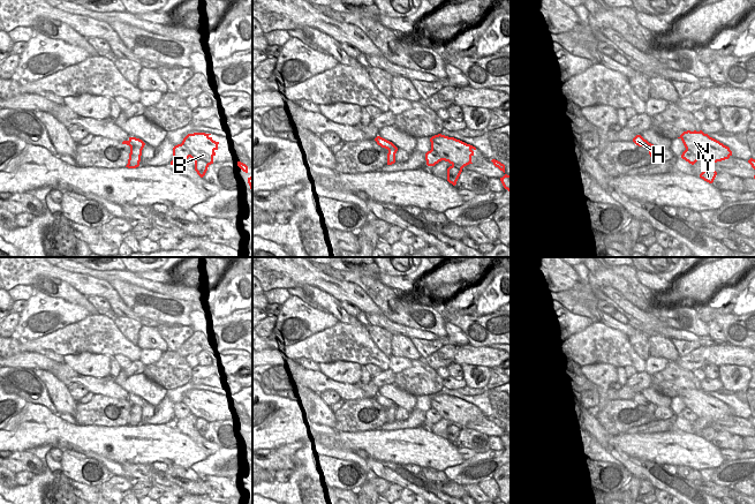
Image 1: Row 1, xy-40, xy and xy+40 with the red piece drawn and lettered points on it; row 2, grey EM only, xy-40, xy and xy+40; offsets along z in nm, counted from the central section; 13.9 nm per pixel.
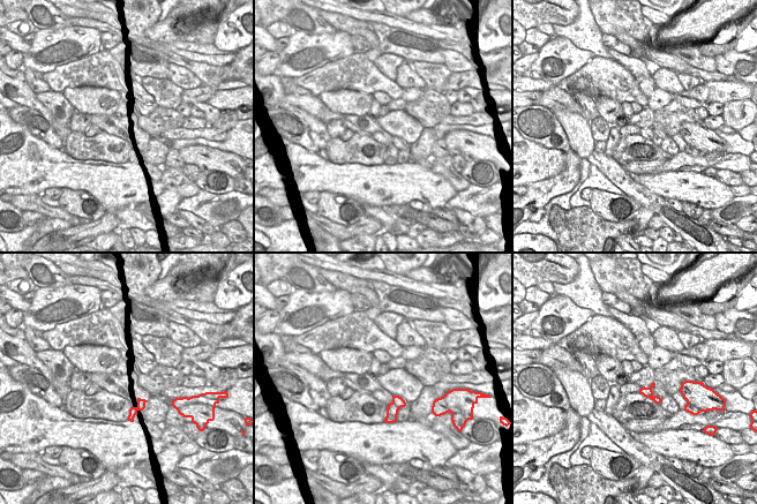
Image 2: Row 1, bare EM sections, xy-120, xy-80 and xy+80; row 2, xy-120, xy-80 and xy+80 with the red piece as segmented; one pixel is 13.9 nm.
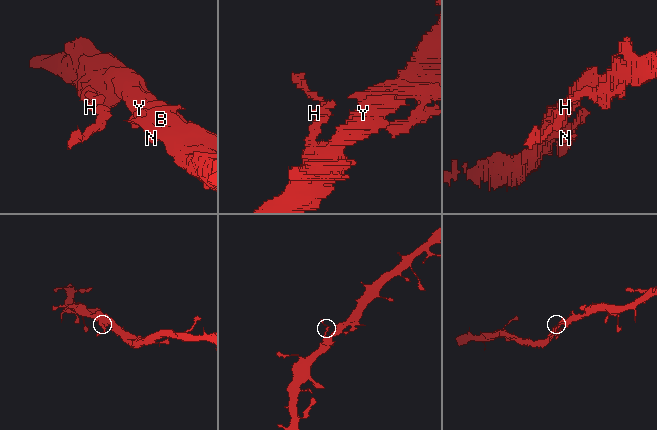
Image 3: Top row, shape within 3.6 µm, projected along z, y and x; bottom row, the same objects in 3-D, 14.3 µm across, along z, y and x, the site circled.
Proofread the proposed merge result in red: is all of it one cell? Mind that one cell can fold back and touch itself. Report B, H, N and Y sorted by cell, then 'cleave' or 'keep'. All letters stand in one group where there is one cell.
B H N Y | keep

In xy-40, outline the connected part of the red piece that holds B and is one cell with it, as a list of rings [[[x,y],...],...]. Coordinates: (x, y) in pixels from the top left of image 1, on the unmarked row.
[[[205,391],[188,392],[181,403],[173,406],[173,419],[171,423],[190,415],[195,420],[195,429],[203,436],[207,426],[213,422],[214,409],[218,408],[219,403],[210,393]]]

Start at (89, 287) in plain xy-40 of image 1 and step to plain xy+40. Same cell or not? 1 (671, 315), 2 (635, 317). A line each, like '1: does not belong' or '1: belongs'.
1: does not belong
2: belongs

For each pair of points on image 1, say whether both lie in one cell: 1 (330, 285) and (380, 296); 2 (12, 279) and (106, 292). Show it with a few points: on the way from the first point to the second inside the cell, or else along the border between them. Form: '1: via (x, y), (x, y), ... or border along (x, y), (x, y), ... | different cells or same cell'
1: border along (342, 280), (355, 283), (384, 314) | different cells
2: via (35, 269), (47, 269), (83, 284) | same cell

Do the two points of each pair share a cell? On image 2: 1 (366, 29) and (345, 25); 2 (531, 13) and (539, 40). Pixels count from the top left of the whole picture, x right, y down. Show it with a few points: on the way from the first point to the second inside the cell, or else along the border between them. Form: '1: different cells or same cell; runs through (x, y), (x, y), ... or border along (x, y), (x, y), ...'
1: same cell; runs through (361, 28), (350, 25)
2: different cells; border along (536, 27), (526, 30)

